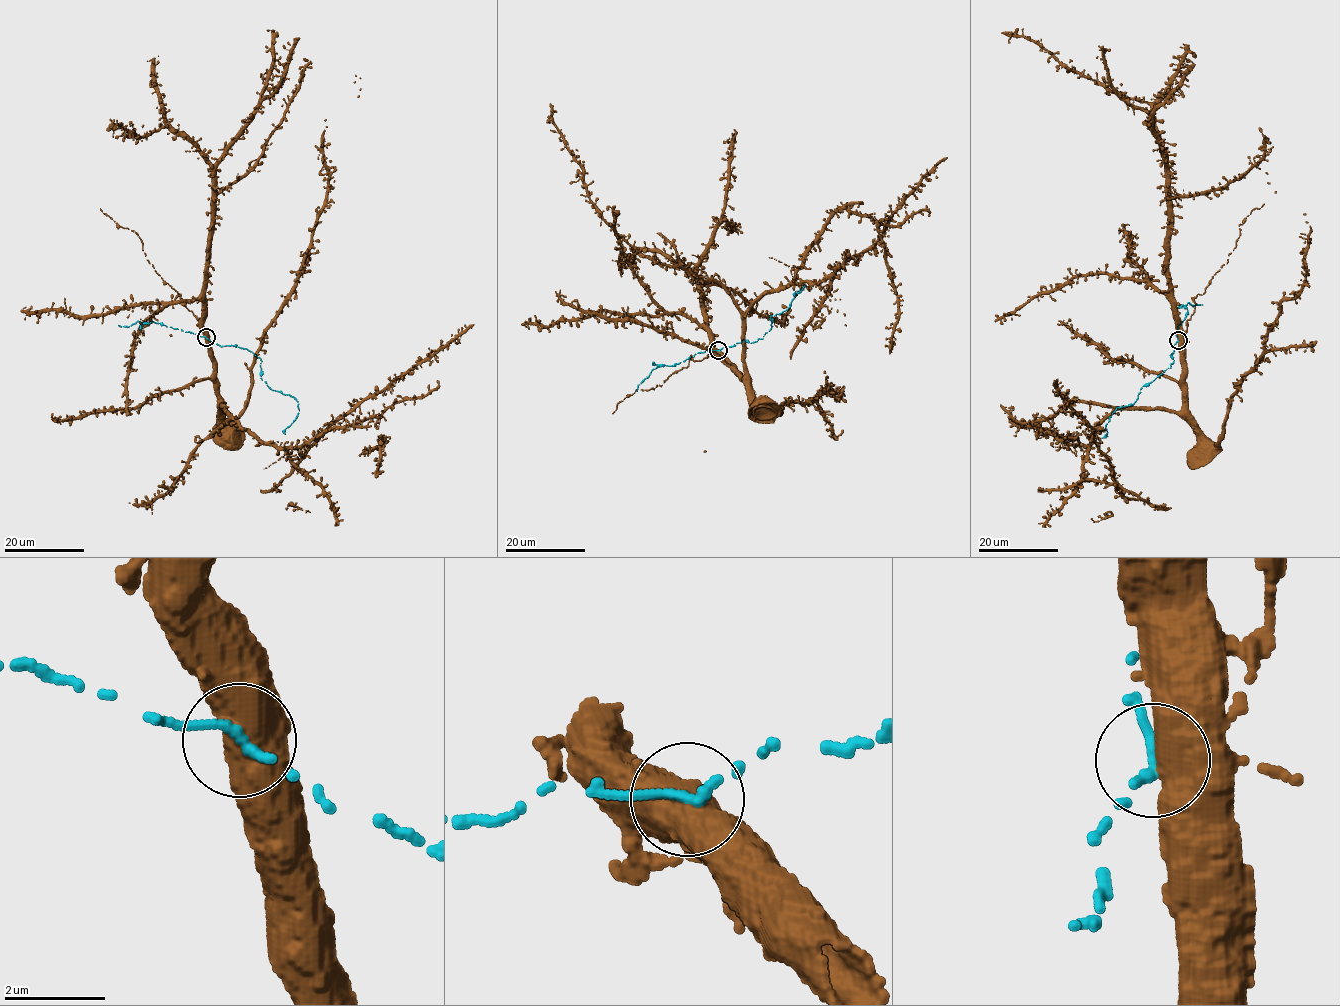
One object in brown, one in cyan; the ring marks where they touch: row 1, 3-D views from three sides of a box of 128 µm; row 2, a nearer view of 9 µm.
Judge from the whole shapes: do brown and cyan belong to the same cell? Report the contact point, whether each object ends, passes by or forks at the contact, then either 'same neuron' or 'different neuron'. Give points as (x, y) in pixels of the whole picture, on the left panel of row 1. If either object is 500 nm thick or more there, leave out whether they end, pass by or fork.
at (206, 337); different neuron

